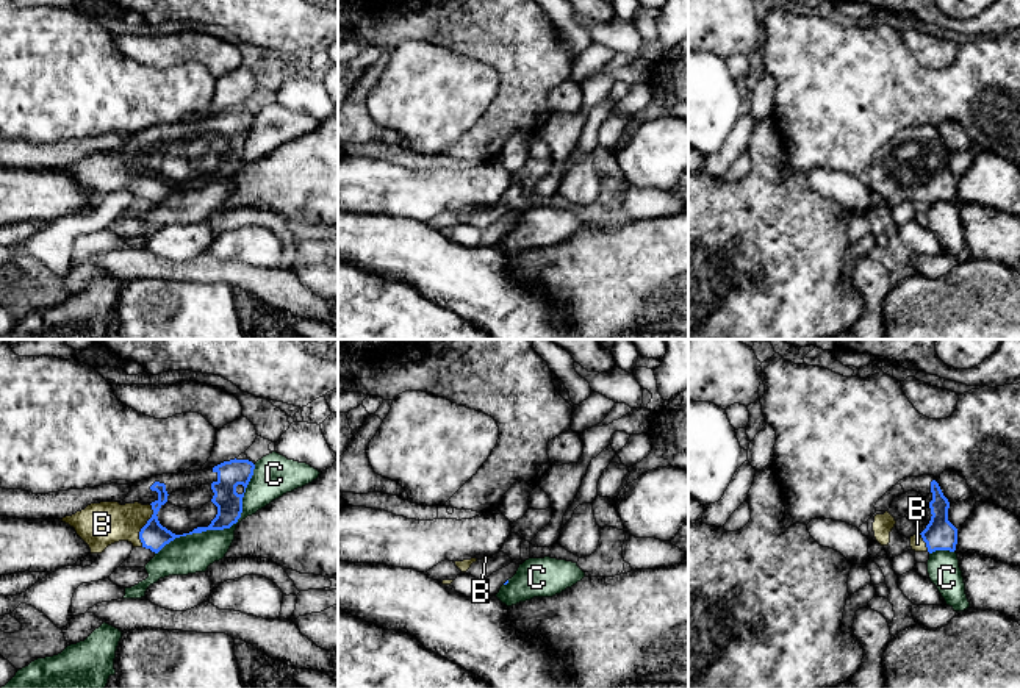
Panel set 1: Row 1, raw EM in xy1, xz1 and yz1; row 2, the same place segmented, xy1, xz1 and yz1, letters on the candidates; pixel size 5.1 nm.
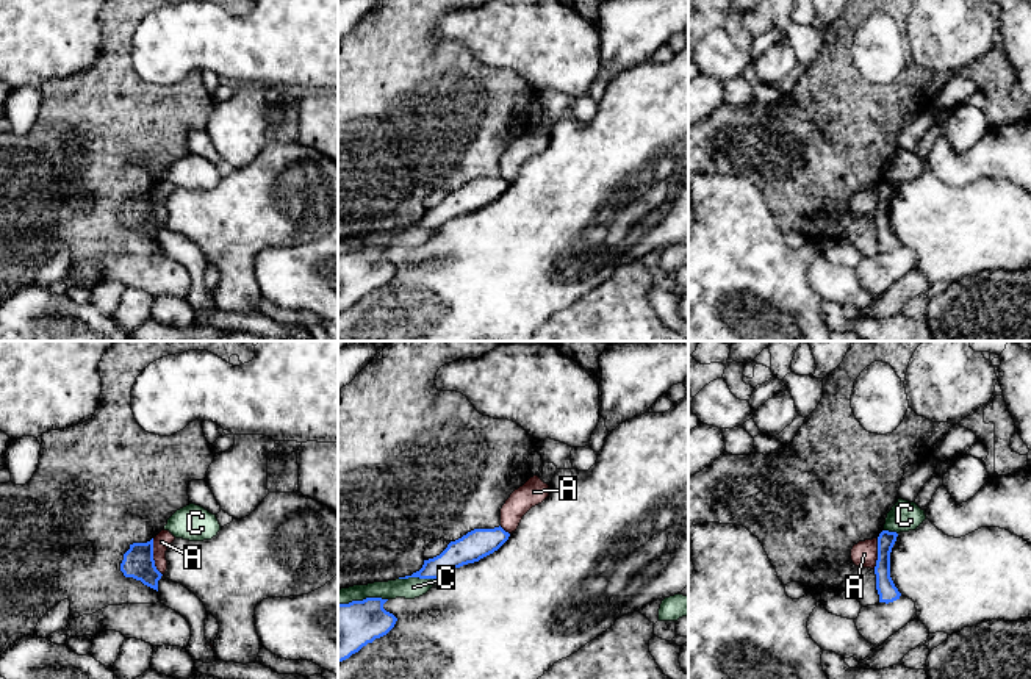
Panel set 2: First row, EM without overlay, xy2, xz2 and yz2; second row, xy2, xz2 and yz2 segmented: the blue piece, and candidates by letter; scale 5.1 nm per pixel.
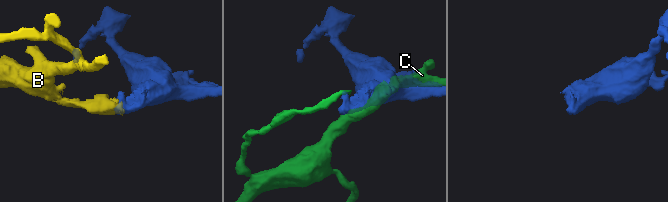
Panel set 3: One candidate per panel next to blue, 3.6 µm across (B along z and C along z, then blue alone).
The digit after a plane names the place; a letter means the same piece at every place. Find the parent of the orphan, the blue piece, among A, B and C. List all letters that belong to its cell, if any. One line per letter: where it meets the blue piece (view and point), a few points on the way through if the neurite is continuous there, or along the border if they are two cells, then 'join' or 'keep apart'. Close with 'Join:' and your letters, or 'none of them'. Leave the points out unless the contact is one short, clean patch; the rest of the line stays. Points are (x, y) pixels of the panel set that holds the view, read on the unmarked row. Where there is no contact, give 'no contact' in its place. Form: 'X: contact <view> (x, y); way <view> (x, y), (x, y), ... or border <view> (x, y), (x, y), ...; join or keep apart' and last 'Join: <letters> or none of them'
A: contact xy2 (152, 207); border xy2 (152, 188), (154, 215), (161, 224); keep apart
B: contact xy1 (144, 175); way xy1 (154, 186), (144, 175), (102, 174); join
C: contact xy1 (224, 177); keep apart
Join: B

